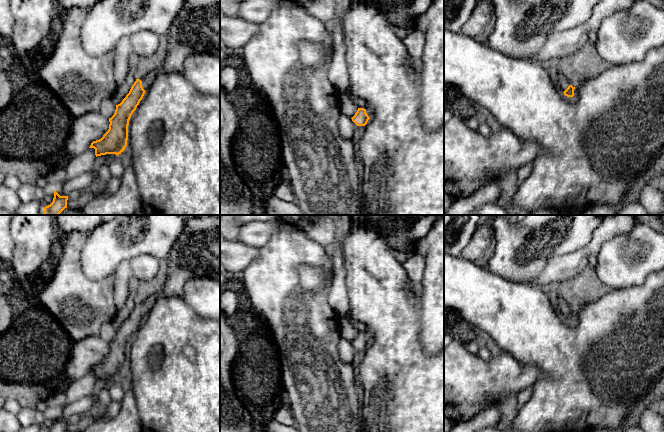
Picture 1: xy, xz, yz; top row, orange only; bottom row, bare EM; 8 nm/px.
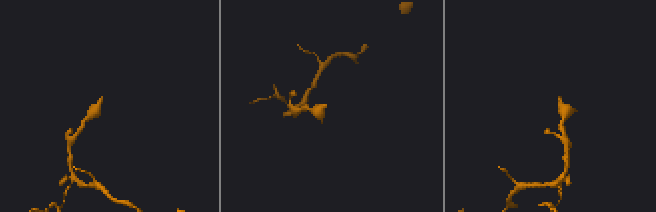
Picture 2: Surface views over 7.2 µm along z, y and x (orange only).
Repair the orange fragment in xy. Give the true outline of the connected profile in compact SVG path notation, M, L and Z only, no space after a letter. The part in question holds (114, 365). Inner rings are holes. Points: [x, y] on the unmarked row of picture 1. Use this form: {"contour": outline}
{"contour": "M220 217L193 218L185 222L182 234L172 247L167 258L167 279L161 290L150 296L142 304L136 303L129 317L116 329L114 339L109 342L109 353L99 364L93 365L89 372L95 373L95 379L120 379L127 370L128 349L131 339L136 334L145 316L161 297L182 298L184 285L190 279L208 277L220 281Z"}

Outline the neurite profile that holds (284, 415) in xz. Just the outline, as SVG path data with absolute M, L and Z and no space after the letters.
M283 398L281 408L277 410L273 417L276 421L286 426L295 426L296 422L289 402Z

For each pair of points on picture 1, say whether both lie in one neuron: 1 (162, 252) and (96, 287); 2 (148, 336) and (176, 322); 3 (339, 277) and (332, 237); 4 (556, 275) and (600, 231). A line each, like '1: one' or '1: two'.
1: two
2: one
3: one
4: one

